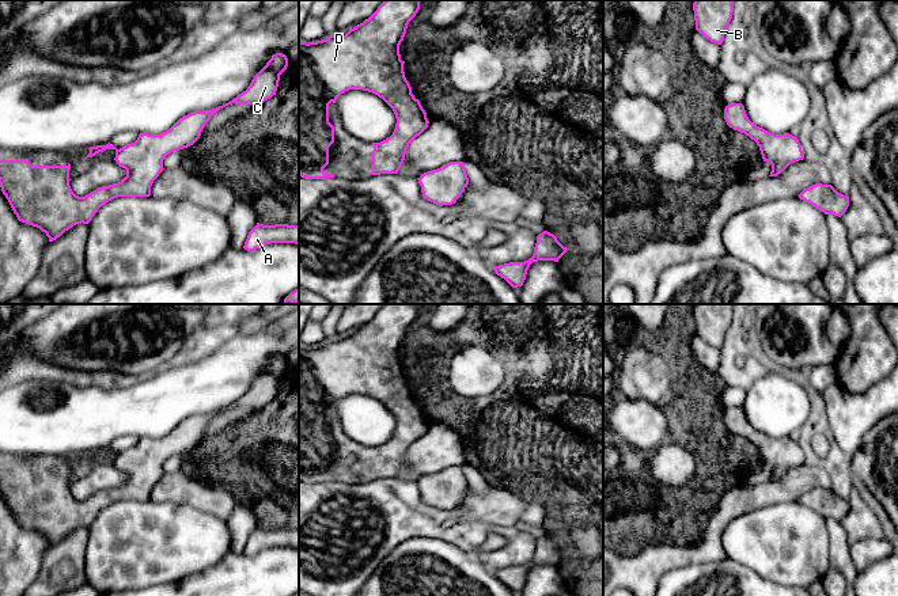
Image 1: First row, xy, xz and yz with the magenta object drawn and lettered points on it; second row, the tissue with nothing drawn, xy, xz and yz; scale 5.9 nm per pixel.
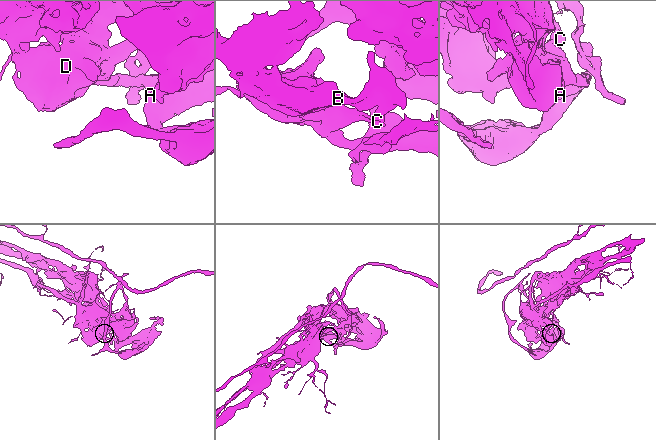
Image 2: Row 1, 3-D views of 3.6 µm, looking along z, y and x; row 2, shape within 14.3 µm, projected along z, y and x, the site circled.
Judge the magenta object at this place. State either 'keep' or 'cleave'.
cleave

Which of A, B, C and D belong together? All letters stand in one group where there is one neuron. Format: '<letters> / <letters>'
A B D / C

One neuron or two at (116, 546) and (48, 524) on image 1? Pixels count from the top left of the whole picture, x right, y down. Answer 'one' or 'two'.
two

